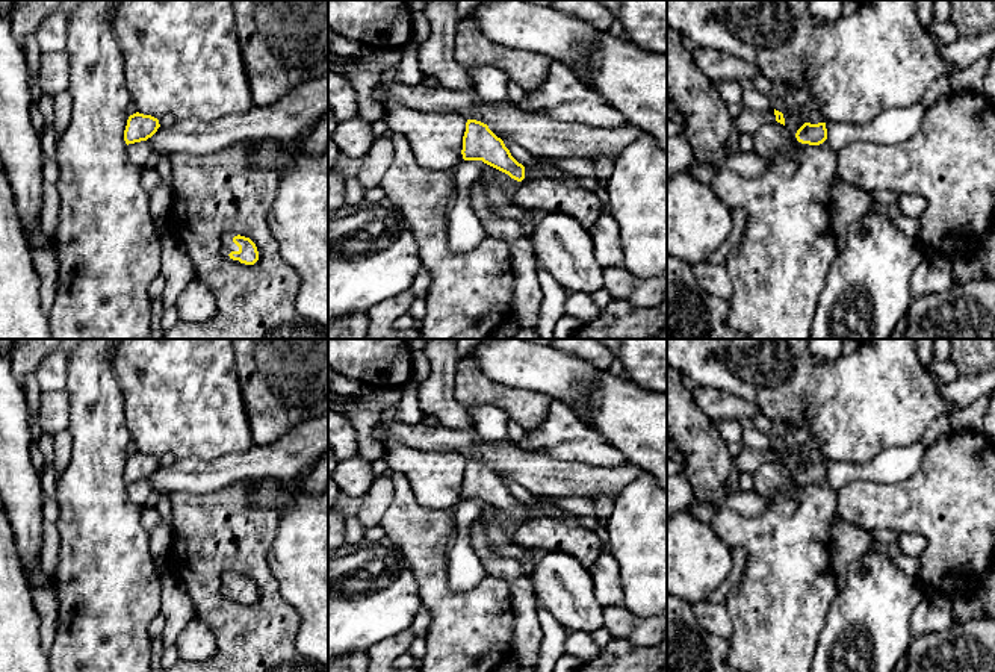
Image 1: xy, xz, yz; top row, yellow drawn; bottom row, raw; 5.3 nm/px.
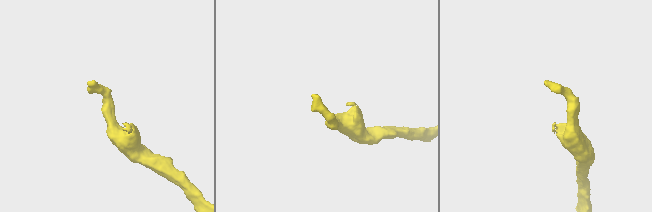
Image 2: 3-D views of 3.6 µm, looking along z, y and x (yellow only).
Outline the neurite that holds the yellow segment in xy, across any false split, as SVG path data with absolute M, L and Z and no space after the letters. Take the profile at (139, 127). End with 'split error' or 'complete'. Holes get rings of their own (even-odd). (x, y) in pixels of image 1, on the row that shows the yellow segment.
M136 112L127 120L124 141L127 145L147 141L157 132L159 127L160 124L157 118Z; complete

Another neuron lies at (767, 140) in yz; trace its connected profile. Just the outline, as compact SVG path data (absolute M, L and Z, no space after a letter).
M774 121L764 124L753 135L755 153L761 157L771 157L788 142L785 126Z

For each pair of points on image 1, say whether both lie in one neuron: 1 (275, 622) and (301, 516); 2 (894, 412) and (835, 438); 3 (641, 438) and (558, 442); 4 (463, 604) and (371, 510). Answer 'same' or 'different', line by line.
1: different
2: same
3: different
4: different

